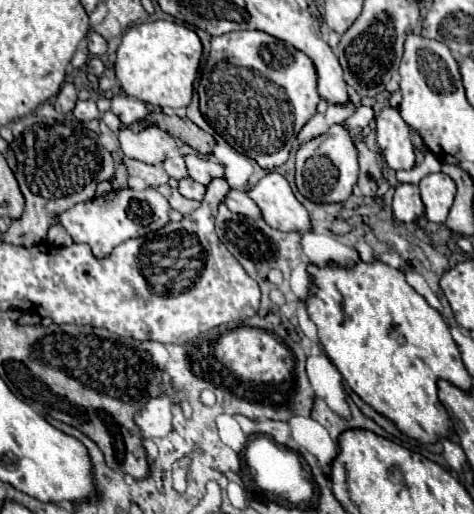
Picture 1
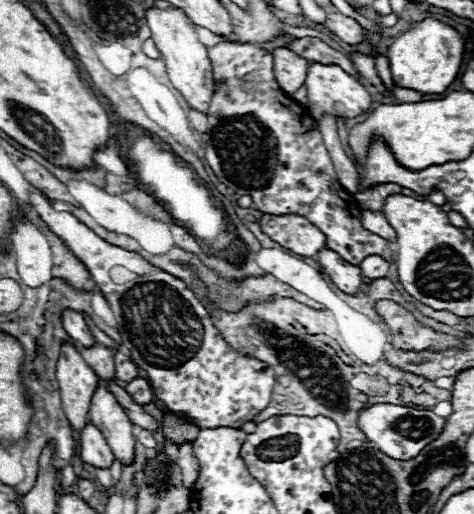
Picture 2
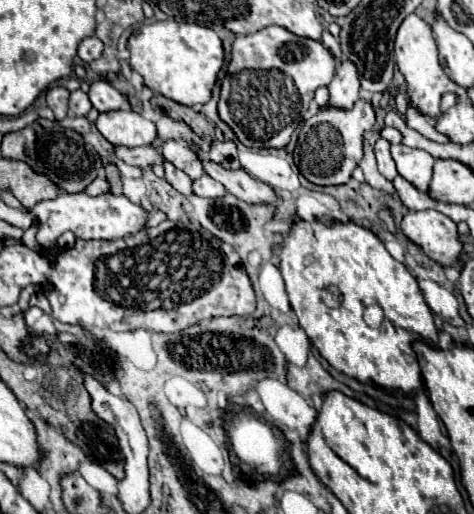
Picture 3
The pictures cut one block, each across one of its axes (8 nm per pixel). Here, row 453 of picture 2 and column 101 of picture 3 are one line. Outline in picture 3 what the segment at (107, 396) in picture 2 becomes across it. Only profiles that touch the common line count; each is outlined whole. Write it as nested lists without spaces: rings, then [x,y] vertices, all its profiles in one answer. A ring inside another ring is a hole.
[[[134,110],[102,112],[96,120],[96,128],[114,146],[148,146],[156,138],[154,122]]]

